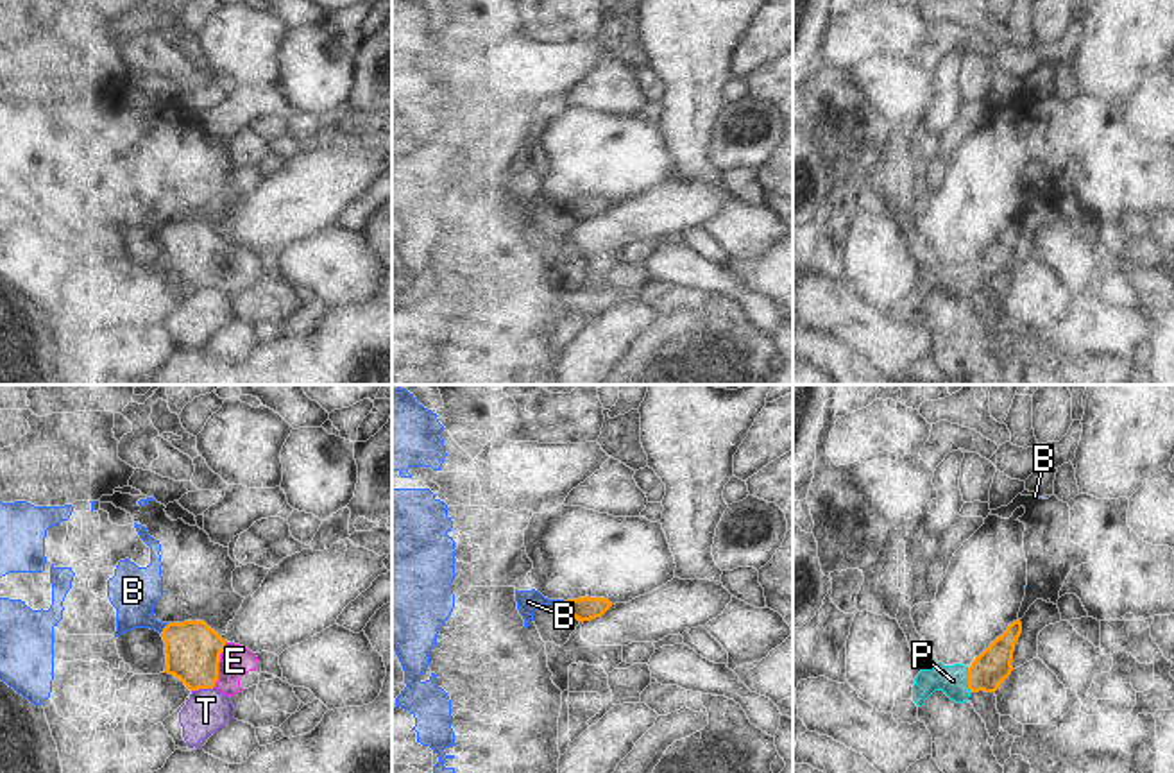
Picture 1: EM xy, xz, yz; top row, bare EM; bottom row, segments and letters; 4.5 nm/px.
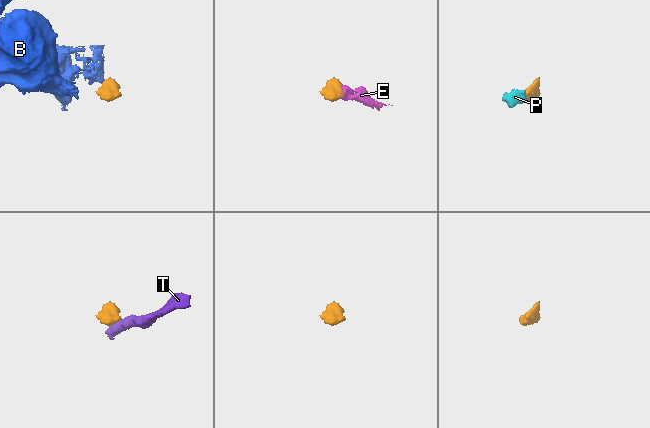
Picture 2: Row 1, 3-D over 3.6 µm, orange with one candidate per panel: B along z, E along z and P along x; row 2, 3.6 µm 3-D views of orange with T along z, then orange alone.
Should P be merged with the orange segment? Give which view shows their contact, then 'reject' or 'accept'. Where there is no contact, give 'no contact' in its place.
contact in yz; accept

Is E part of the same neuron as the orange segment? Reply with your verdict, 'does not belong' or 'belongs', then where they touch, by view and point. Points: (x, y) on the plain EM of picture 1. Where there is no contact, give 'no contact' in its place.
belongs | xy (217, 263)

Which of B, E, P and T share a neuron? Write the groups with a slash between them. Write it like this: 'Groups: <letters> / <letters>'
Groups: B / E P / T

